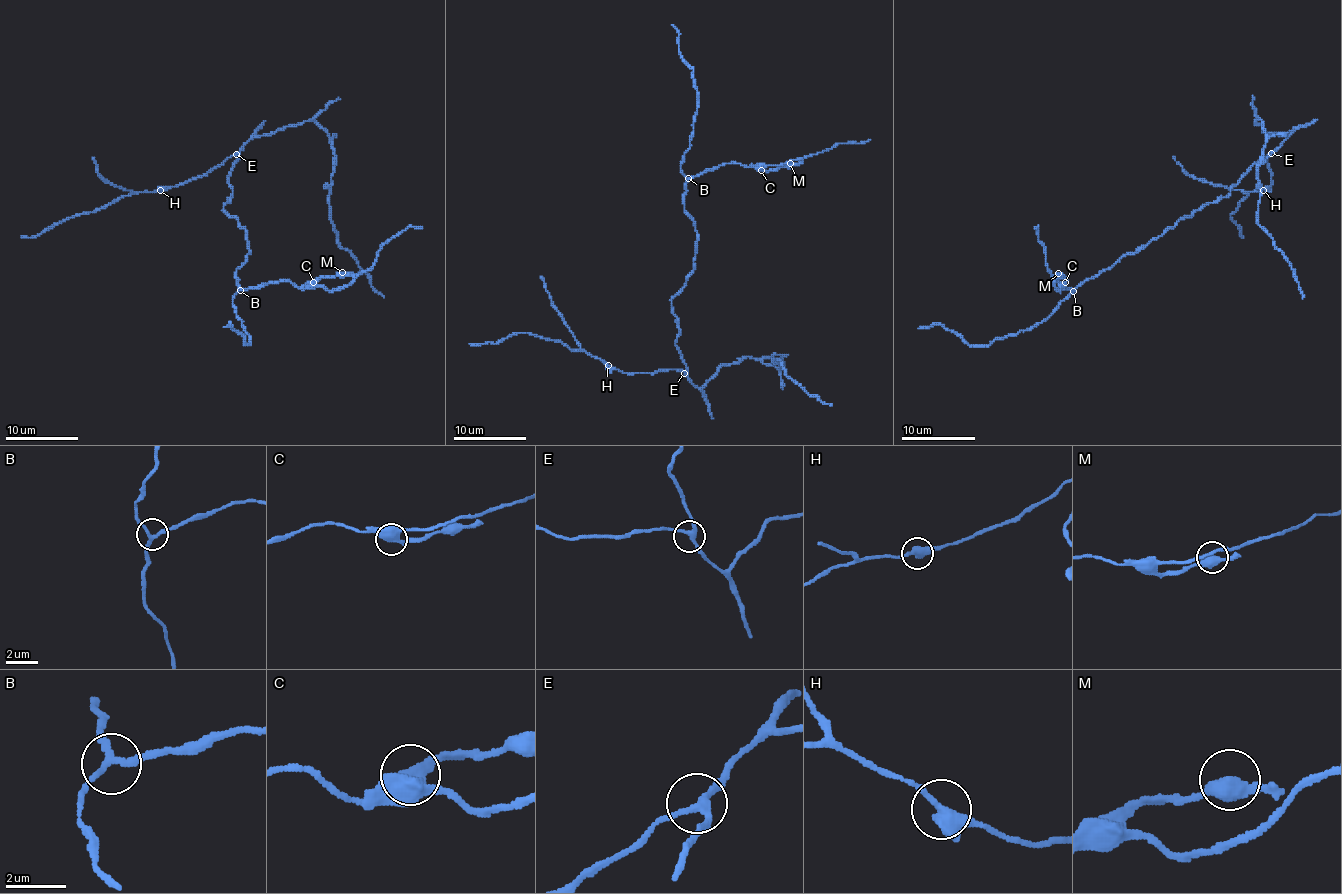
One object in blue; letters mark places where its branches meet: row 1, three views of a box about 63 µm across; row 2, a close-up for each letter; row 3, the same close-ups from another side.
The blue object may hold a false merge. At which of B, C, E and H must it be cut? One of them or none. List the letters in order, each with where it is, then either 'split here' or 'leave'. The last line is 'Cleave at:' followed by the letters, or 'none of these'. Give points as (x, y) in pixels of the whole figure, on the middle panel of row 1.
B: (688, 178) | leave
C: (761, 170) | split here
E: (684, 373) | leave
H: (608, 365) | leave
Cleave at: C

